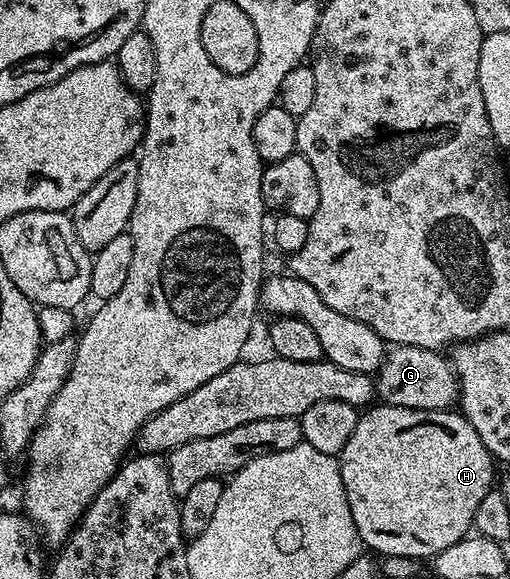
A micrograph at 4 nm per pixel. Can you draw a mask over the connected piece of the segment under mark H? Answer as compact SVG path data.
M376 403L367 411L360 413L360 422L354 427L354 435L350 435L350 439L346 439L346 447L338 454L340 463L340 474L342 475L342 487L346 491L346 499L350 503L350 515L354 515L354 527L358 527L358 535L361 542L365 546L368 545L373 549L373 554L379 555L381 558L388 556L410 556L417 559L433 559L438 556L440 552L446 551L448 547L453 547L454 544L469 536L470 530L473 528L472 520L474 519L474 511L478 511L478 503L482 503L482 499L486 499L486 495L494 488L494 477L492 481L492 465L494 466L494 458L488 452L487 447L482 443L482 439L478 439L478 431L474 431L474 427L470 427L470 423L465 417L456 411L445 411L443 409L407 409L406 407L394 407L393 405L386 405L383 403Z

